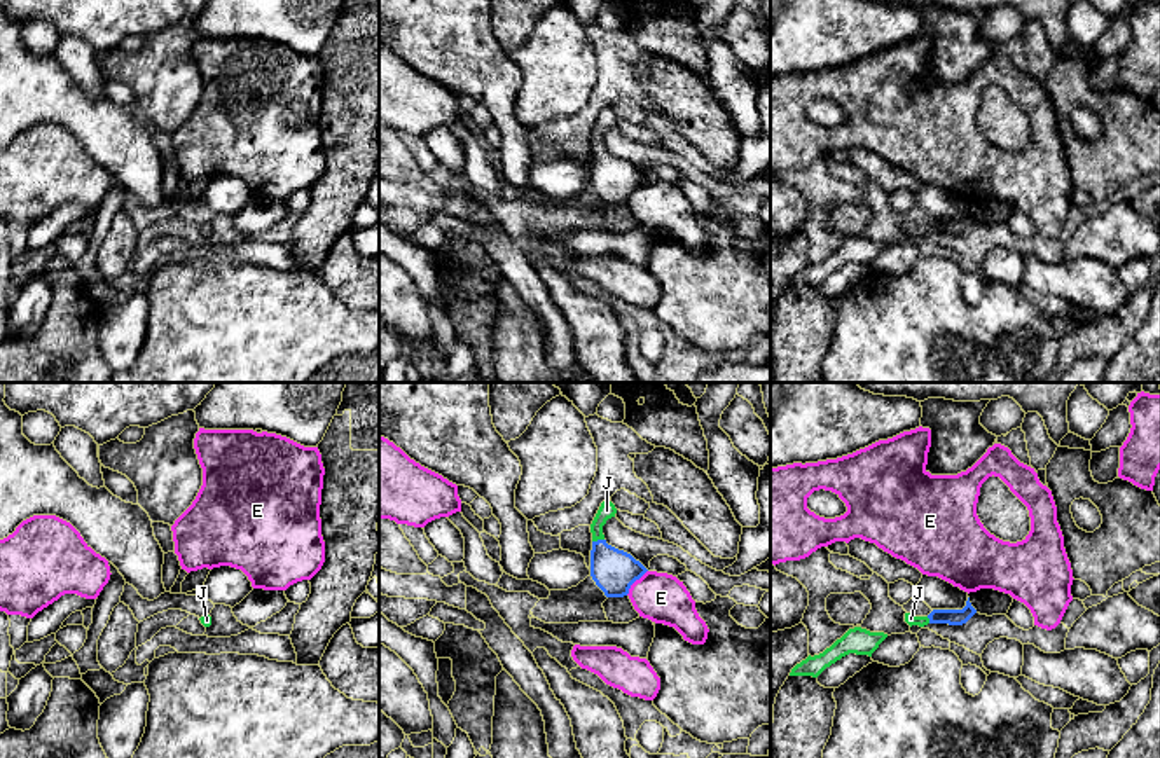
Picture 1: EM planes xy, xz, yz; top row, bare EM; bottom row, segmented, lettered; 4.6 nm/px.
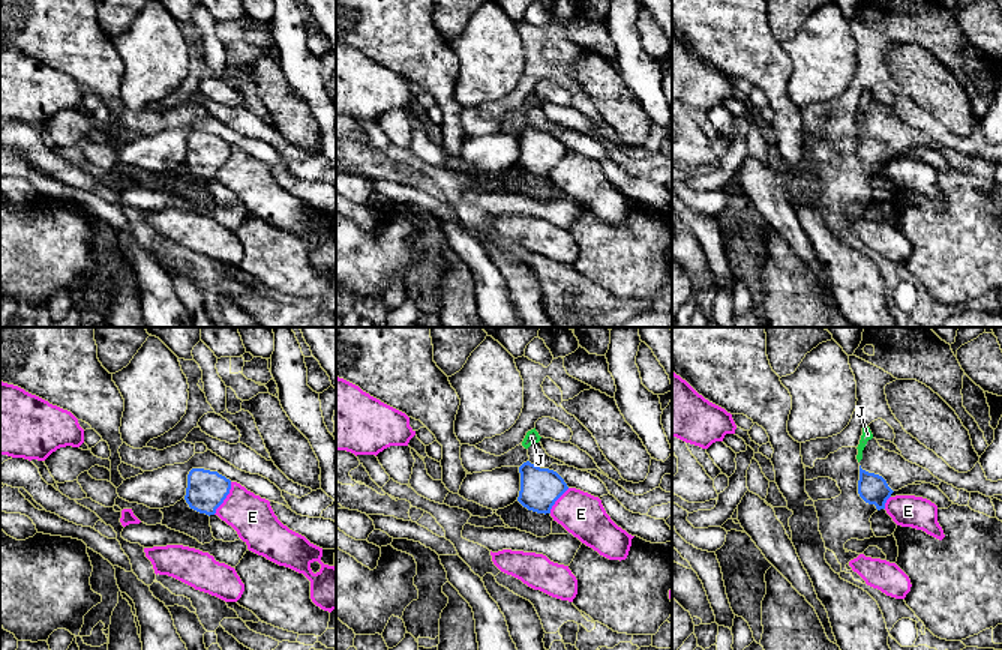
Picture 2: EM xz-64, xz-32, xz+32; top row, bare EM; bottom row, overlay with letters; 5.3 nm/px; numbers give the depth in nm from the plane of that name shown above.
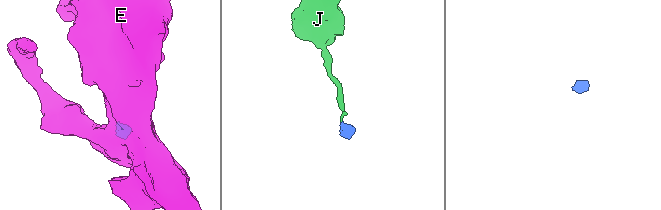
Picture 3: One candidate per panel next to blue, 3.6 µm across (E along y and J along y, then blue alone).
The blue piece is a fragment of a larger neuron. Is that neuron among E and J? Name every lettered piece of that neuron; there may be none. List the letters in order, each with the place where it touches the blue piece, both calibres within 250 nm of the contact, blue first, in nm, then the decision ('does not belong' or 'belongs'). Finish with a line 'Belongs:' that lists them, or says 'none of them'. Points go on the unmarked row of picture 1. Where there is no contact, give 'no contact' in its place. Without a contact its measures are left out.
E: contact xz (635, 189); calibres 200 and 220 nm; does not belong
J: contact xz (598, 149); calibres 200 and 80 nm; belongs
Belongs: J

